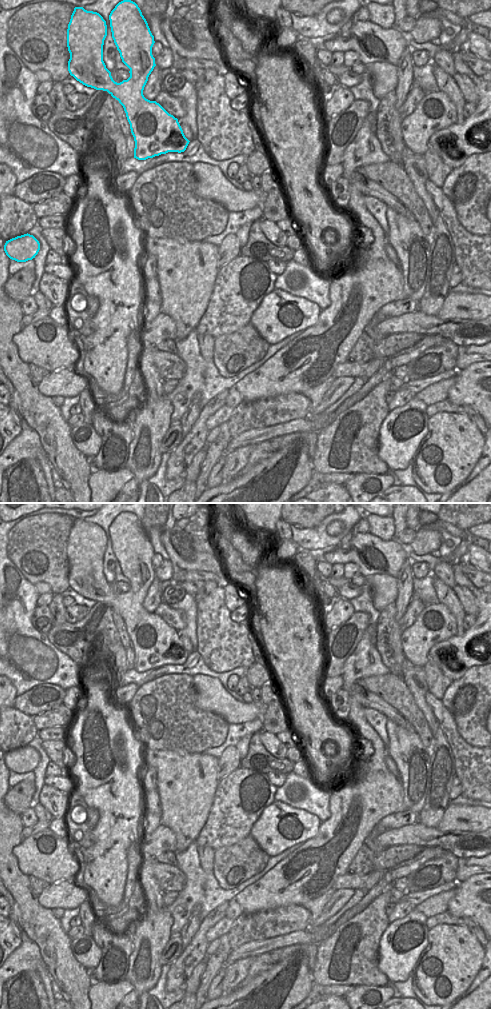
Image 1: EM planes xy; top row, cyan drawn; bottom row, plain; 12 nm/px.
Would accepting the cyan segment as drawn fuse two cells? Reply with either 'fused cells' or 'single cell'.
single cell

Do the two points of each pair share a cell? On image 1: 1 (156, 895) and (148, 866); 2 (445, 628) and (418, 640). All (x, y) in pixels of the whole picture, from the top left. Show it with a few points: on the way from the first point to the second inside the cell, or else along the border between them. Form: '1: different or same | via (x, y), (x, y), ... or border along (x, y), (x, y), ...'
1: same | via (151, 888), (148, 873)
2: same | via (438, 630), (425, 633)

